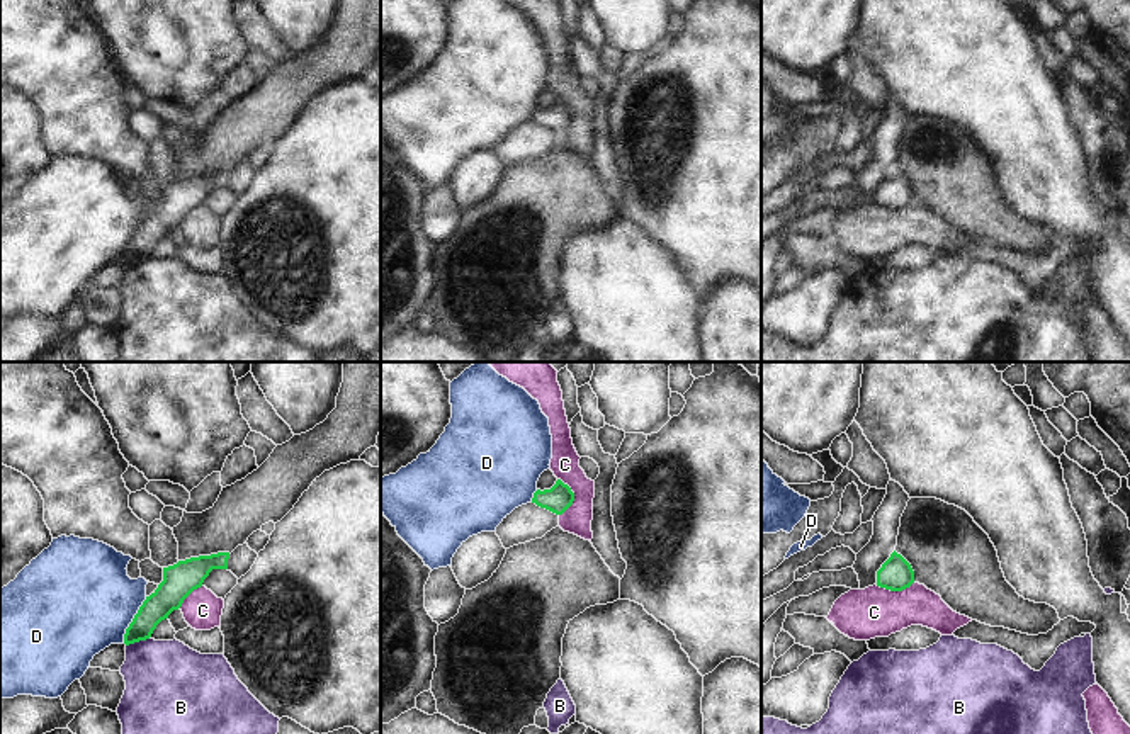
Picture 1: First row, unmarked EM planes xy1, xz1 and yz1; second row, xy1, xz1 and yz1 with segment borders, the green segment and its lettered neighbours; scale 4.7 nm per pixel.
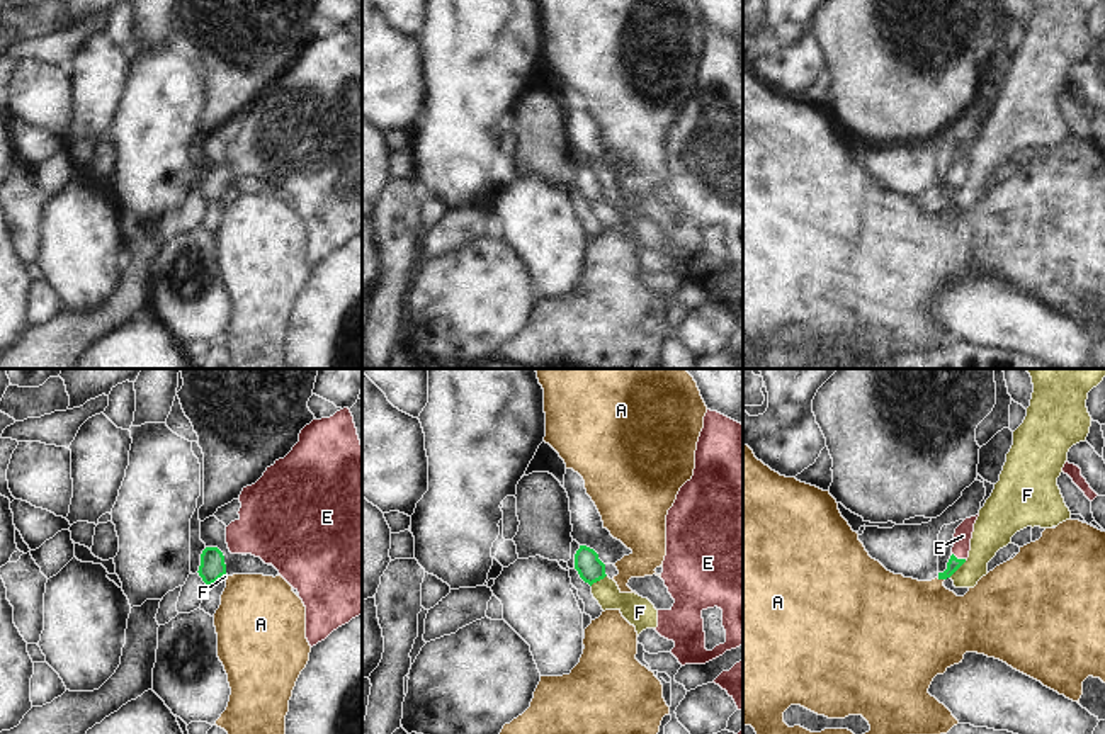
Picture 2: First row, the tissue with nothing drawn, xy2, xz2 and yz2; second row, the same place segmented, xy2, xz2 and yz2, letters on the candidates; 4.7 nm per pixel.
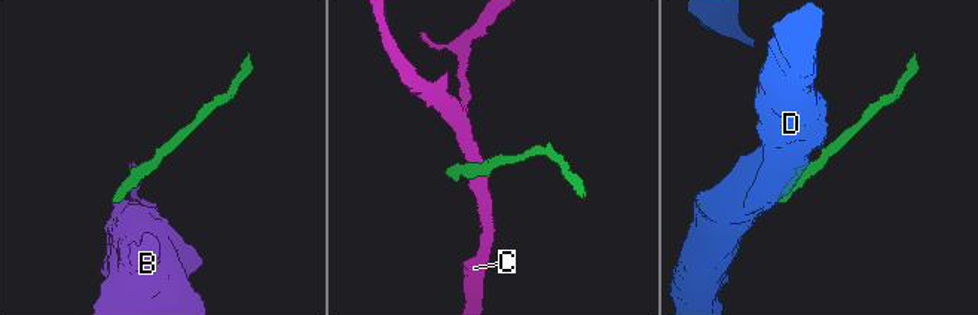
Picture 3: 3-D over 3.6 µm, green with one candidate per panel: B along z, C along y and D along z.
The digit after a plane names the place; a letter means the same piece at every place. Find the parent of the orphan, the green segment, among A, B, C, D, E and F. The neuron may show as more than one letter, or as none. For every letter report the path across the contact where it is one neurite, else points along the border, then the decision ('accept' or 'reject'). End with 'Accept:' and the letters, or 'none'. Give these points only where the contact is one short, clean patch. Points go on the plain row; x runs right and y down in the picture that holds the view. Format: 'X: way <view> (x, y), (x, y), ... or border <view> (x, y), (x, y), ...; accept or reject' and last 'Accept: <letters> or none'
A: border yz2 (937, 197), (944, 199); reject
B: border xy1 (148, 257), (126, 265); reject
C: border xz1 (558, 97), (573, 112), (573, 121), (559, 135); reject
D: border xy1 (146, 216), (126, 248), (123, 262); reject
E: way yz2 (954, 182), (959, 179), (963, 155); accept
F: border yz2 (966, 180), (949, 196); reject
Accept: E

